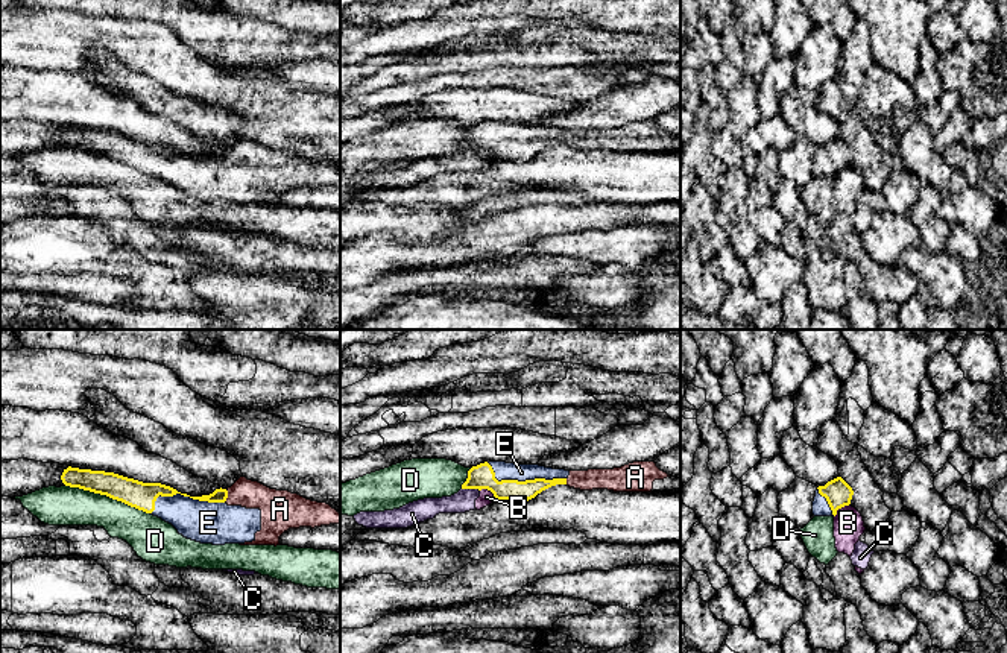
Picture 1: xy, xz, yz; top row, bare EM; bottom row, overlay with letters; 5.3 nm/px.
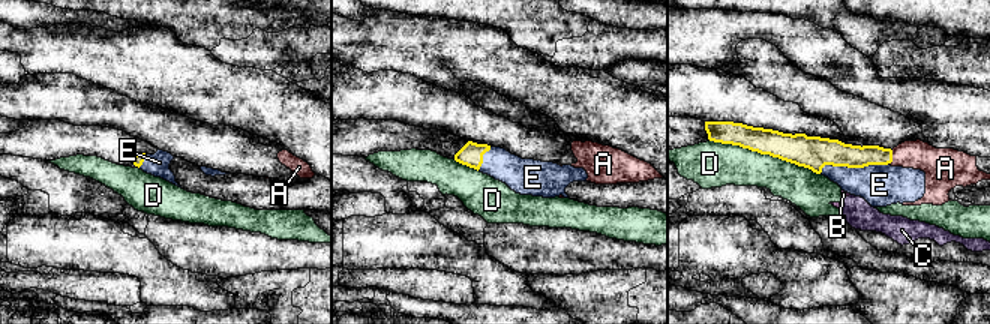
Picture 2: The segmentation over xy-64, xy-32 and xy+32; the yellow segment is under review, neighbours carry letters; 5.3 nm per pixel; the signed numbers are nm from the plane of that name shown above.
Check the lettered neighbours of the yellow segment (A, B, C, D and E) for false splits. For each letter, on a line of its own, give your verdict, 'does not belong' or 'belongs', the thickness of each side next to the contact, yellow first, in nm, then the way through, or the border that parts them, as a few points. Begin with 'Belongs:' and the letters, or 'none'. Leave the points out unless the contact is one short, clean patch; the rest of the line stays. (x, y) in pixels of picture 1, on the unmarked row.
Belongs: A, E
A: belongs; calibres 80 and 150 nm
B: does not belong; calibres 140 and 160 nm; border yz (849, 163), (842, 166), (834, 176)
C: does not belong; calibres 130 and 120 nm
D: does not belong; calibres 140 and 200 nm
E: belongs; calibres 130 and 100 nm

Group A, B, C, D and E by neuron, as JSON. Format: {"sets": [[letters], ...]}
{"sets": [["A", "E"], ["B", "C"], ["D"]]}

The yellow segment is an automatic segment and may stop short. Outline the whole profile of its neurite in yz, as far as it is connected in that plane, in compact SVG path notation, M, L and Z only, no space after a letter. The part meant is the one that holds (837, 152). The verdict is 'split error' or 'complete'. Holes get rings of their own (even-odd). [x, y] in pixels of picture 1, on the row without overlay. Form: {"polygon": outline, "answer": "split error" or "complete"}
{"polygon": "M837 137L825 146L817 147L813 161L813 175L835 176L838 169L851 164L852 155L852 147L841 137Z", "answer": "split error"}

